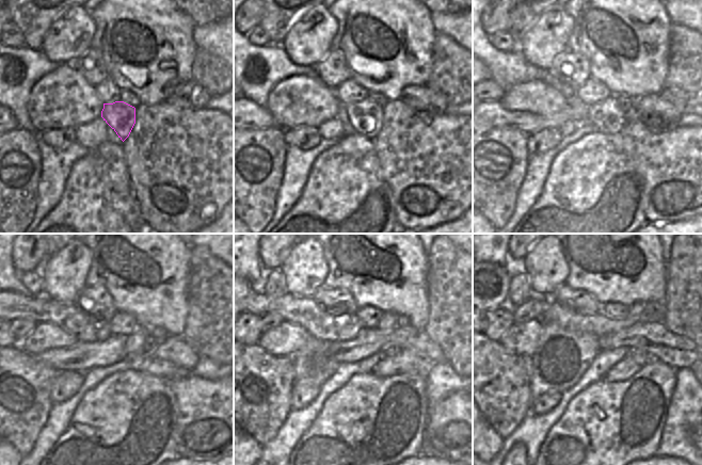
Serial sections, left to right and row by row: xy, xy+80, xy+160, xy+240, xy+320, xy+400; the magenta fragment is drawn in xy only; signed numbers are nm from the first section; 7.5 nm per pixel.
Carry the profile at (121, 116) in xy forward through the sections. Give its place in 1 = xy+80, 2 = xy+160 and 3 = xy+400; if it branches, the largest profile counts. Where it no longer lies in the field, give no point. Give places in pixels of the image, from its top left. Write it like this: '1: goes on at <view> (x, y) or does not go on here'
1: goes on at xy+80 (366, 117)
2: goes on at xy+160 (607, 117)
3: goes on at xy+400 (634, 310)

